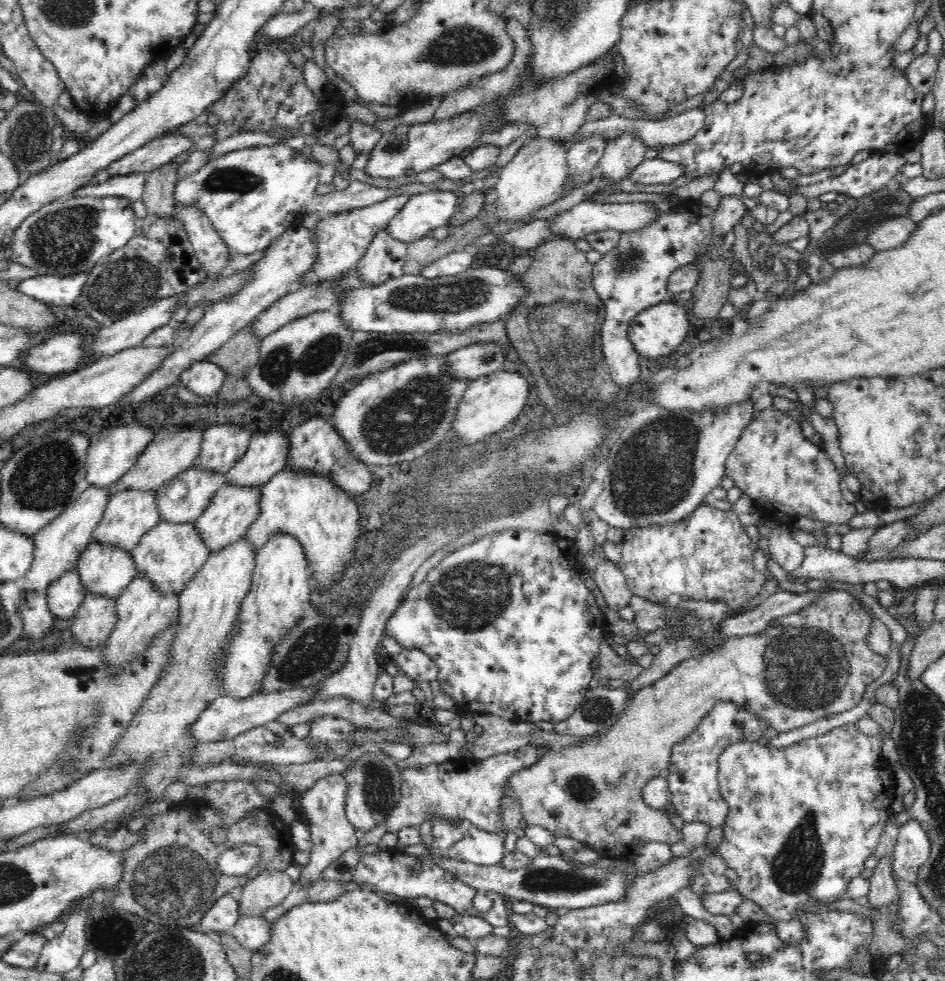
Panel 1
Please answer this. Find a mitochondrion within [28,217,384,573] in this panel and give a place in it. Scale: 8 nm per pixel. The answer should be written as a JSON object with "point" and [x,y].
{"point":[129,284]}

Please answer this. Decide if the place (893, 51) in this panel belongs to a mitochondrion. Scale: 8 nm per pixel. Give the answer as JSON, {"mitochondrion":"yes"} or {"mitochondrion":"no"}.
{"mitochondrion":"no"}

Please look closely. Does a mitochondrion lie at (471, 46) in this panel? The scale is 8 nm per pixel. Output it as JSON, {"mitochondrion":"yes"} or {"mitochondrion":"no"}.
{"mitochondrion":"yes"}

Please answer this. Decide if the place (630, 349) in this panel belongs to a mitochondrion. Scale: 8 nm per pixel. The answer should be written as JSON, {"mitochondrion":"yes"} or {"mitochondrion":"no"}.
{"mitochondrion":"no"}

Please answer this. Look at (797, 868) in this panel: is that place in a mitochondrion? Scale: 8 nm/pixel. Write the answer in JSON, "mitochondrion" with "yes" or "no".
{"mitochondrion":"yes"}

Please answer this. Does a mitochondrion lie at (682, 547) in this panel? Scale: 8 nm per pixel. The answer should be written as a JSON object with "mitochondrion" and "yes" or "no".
{"mitochondrion":"no"}

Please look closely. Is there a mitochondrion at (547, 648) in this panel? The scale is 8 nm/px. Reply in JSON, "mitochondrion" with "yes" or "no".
{"mitochondrion":"no"}

